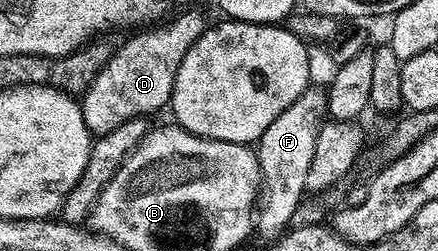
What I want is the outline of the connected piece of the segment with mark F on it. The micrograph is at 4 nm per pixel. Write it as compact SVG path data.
M310 86L299 100L285 109L271 122L257 143L260 160L262 193L255 214L255 224L260 232L282 233L291 223L295 208L306 193L306 180L315 143L328 115L328 93L321 87Z

